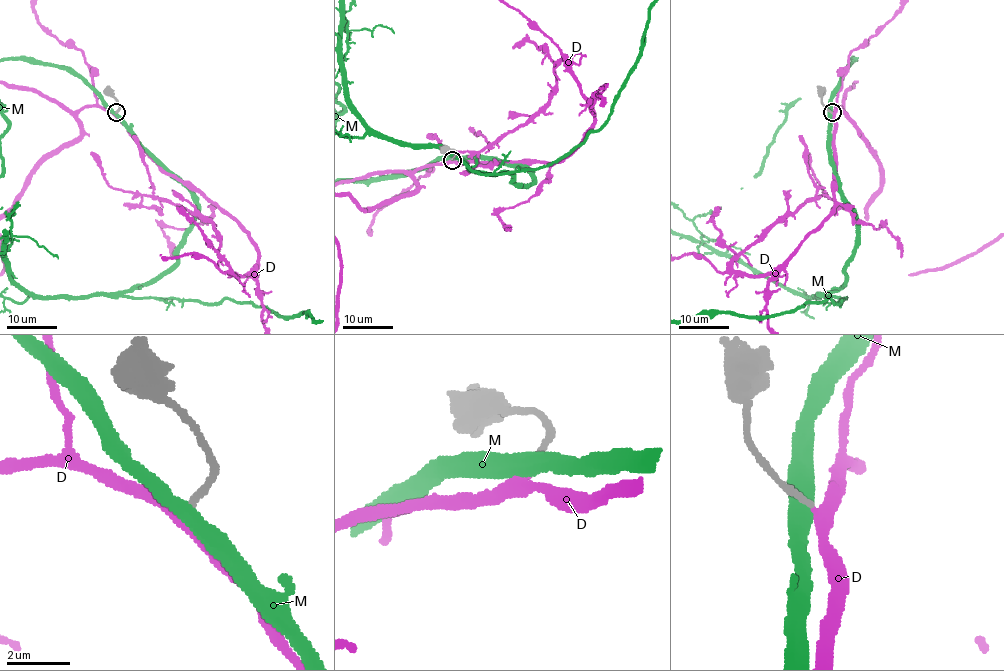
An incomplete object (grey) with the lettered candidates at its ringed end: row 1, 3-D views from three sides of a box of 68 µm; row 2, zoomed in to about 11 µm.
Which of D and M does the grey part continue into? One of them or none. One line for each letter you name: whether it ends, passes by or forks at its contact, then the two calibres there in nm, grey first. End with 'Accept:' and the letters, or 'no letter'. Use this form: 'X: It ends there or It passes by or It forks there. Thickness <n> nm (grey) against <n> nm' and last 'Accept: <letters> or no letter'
D: It passes by. Thickness 240 nm (grey) against 340 nm
Accept: D

